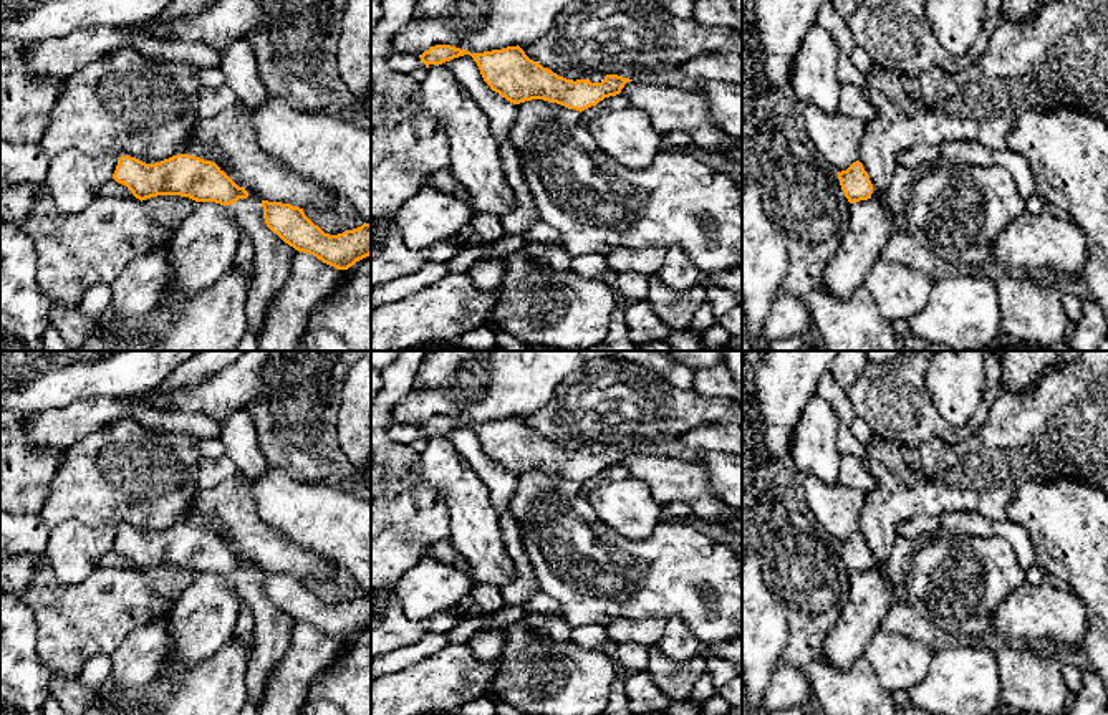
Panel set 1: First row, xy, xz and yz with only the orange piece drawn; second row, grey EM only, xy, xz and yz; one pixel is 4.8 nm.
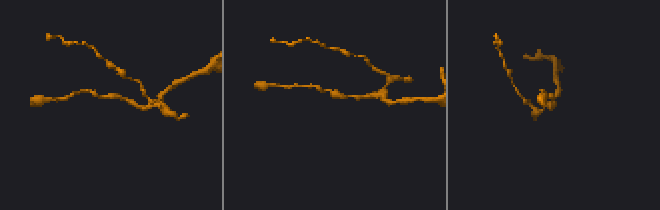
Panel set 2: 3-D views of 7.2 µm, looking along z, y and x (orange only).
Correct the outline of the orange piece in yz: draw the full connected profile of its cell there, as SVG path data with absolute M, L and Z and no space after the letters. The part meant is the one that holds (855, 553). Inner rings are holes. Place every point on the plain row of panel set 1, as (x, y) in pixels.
M860 531L853 533L846 541L836 545L841 561L850 574L871 569L873 554Z

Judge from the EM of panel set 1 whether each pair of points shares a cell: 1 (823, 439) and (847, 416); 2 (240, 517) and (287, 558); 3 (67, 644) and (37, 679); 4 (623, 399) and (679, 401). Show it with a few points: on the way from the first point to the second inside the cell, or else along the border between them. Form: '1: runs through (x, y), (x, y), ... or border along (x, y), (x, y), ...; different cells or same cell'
1: border along (815, 393), (832, 407), (840, 422); different cells
2: runs through (252, 528), (275, 551); same cell
3: border along (37, 631), (37, 654), (50, 677); different cells
4: runs through (636, 401), (666, 401); same cell

